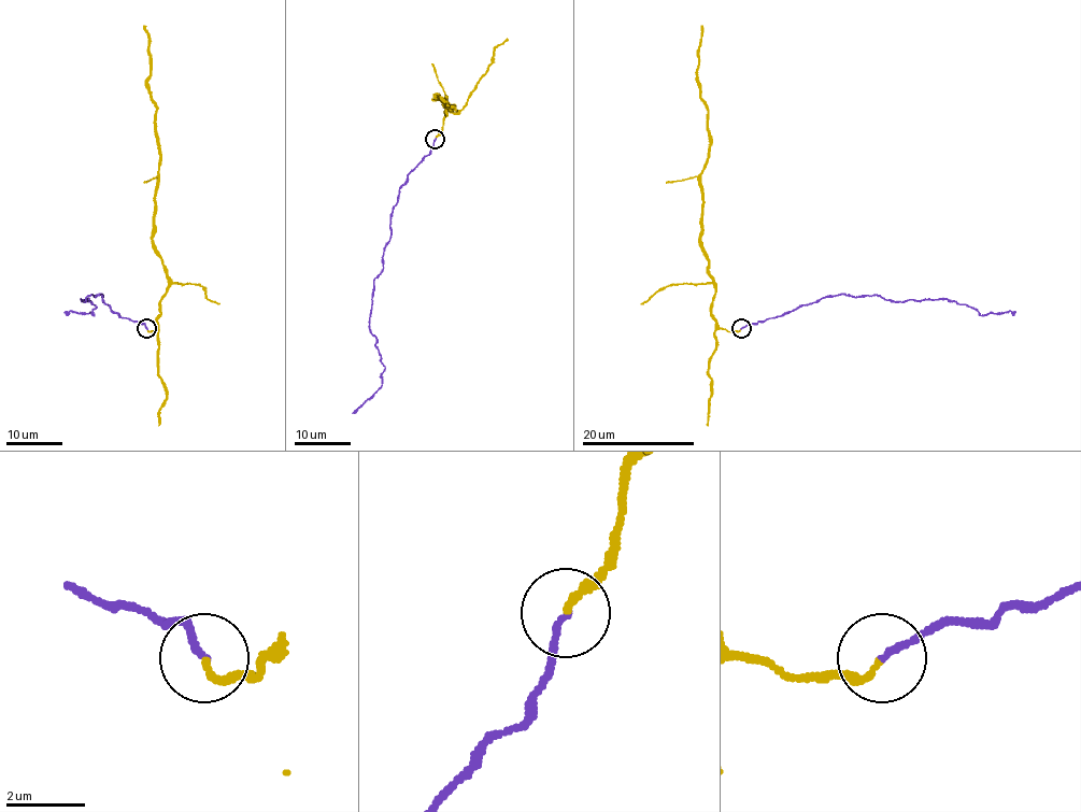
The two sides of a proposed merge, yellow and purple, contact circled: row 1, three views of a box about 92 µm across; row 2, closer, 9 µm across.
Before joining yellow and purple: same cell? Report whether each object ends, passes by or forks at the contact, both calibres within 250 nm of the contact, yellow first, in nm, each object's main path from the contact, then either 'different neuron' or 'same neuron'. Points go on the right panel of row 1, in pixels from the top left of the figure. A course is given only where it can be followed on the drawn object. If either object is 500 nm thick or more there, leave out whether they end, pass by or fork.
yellow ends; purple ends; calibres 170 and 150 nm; course yellow (741, 329), (717, 325), (712, 313), (713, 276), (700, 239), (700, 172), (709, 133), (698, 80), (701, 25); course purple (741, 329), (827, 297), (845, 294), (879, 295), (905, 302), (951, 299), (982, 315), (1015, 312); same neuron

